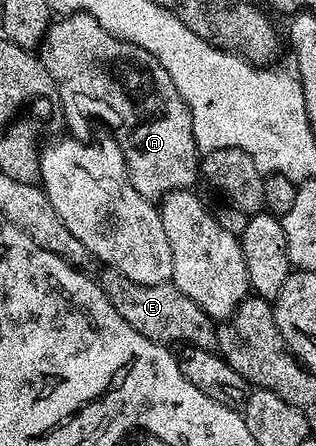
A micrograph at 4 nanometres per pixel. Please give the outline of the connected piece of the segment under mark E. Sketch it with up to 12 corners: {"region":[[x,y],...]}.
{"region":[[170,281],[98,282],[142,339],[215,348],[217,324]]}

